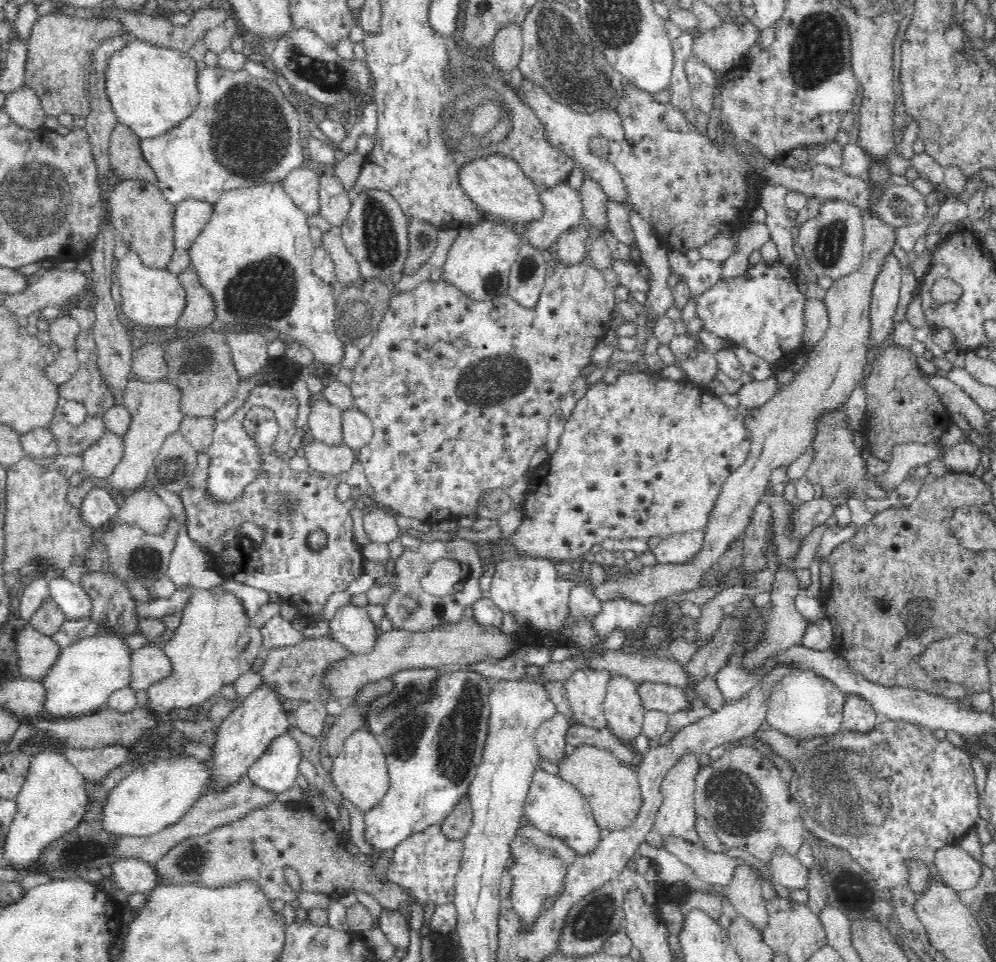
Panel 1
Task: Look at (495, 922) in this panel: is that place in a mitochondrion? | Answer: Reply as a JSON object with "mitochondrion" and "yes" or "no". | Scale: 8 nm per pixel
{"mitochondrion":"no"}

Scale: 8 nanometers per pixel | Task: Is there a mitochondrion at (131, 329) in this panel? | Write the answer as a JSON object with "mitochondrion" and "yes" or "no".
{"mitochondrion":"no"}

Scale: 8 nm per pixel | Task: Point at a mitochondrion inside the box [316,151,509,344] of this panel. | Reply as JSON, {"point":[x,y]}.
{"point":[379,236]}

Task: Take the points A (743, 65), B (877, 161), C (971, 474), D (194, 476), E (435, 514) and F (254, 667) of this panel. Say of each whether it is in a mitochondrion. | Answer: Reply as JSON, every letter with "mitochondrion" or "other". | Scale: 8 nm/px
{"A":"other","B":"other","C":"other","D":"other","E":"other","F":"other"}

